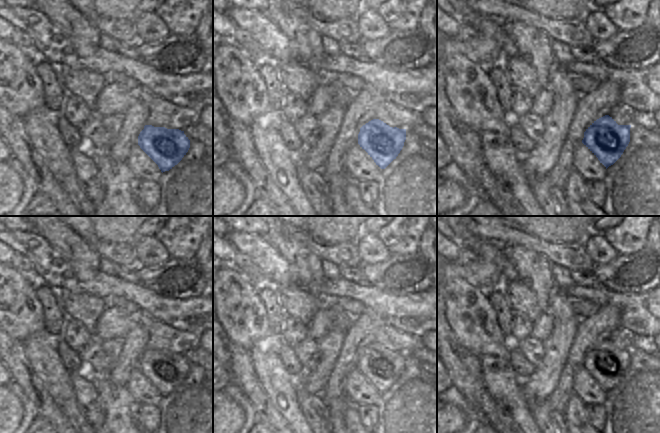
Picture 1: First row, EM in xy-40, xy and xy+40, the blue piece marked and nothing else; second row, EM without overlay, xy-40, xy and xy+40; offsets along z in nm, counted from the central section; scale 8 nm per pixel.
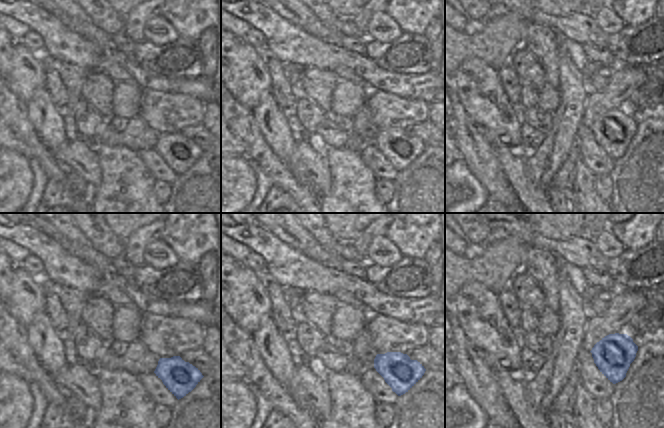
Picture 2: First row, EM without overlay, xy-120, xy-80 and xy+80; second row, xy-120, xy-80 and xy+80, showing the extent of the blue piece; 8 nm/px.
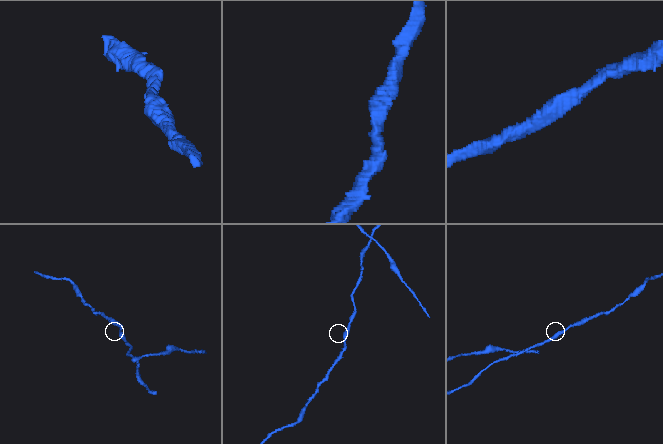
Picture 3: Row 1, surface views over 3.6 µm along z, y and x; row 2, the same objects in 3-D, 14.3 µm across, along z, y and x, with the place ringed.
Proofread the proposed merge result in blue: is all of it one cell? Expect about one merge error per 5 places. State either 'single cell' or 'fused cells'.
single cell

